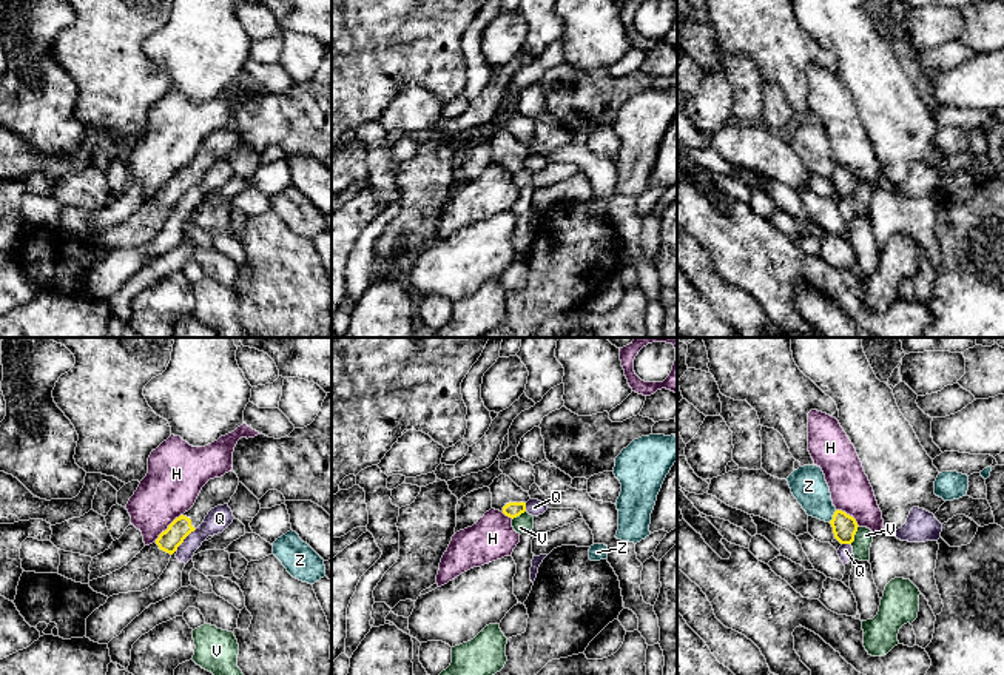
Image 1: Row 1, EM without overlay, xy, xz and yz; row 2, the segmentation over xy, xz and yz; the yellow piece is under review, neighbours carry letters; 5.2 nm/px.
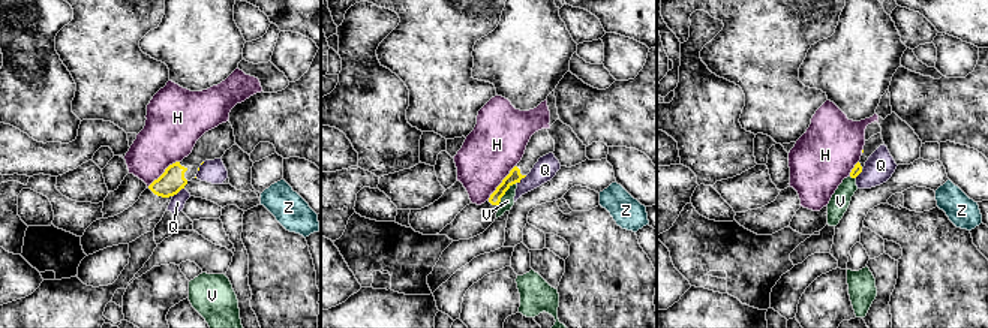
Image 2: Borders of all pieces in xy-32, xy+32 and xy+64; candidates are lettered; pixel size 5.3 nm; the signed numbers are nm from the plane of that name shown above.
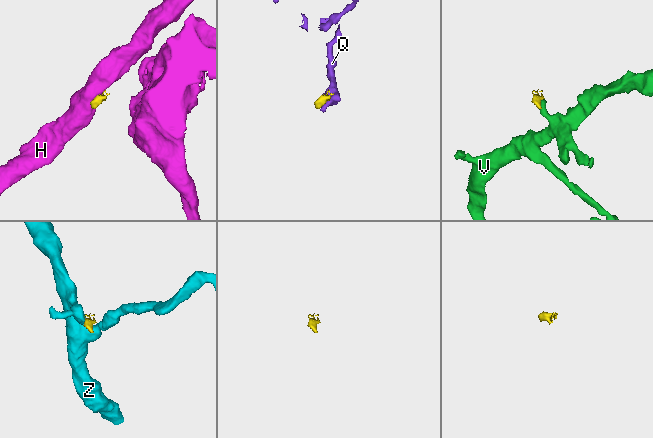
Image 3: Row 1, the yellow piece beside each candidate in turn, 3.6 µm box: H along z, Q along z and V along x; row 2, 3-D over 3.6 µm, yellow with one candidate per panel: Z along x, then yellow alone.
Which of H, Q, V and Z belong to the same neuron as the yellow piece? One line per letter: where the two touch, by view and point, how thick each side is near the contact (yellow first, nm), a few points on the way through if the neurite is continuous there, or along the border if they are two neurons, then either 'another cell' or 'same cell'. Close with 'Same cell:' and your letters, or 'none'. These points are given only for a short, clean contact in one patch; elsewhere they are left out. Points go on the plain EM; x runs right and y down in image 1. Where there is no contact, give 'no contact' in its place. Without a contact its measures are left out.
H: xy (168, 182) | 120/300 nm | along xy (182, 168), (154, 196) | another cell
Q: xy (184, 193) | 120/120 nm | along xy (196, 184), (175, 205) | another cell
V: yz (853, 190) | 130/100 nm | along yz (858, 181), (850, 198) | another cell
Z: yz (833, 171) | 130/190 nm | along yz (836, 165), (828, 176) | another cell
Same cell: none

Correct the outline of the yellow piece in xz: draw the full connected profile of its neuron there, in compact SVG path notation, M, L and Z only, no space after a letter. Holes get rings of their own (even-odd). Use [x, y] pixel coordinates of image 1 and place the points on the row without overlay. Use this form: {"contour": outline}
{"contour": "M500 129L489 143L492 148L492 163L503 166L512 174L526 166L526 157L531 151L509 131Z"}

